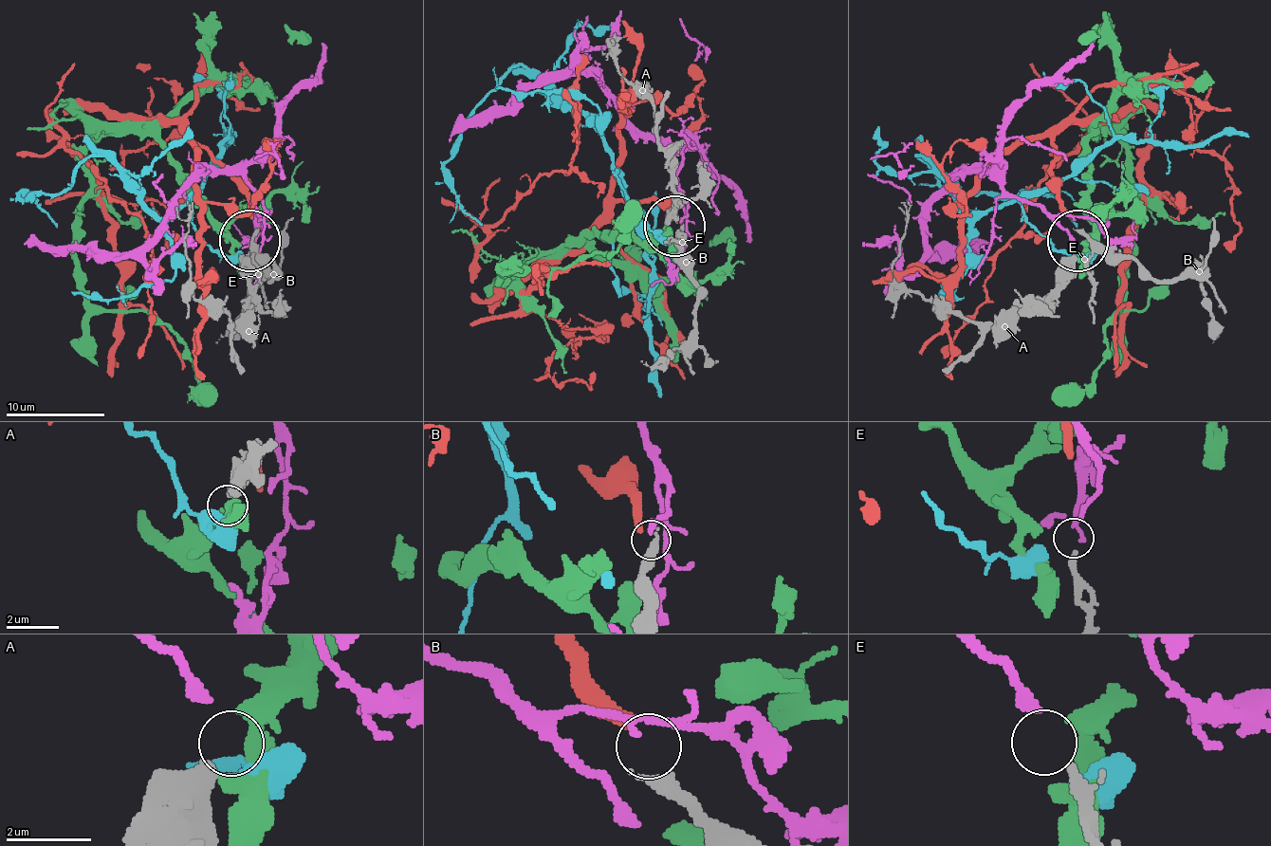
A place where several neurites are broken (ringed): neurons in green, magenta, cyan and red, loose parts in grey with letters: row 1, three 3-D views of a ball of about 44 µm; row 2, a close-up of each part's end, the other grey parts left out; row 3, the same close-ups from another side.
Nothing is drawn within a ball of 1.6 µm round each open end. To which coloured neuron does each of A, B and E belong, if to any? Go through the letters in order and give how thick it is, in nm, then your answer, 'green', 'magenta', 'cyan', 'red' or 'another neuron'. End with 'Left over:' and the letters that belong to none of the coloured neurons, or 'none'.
A: calibre 550 nm; green
B: calibre 360 nm; red
E: calibre 240 nm; magenta
Left over: none

